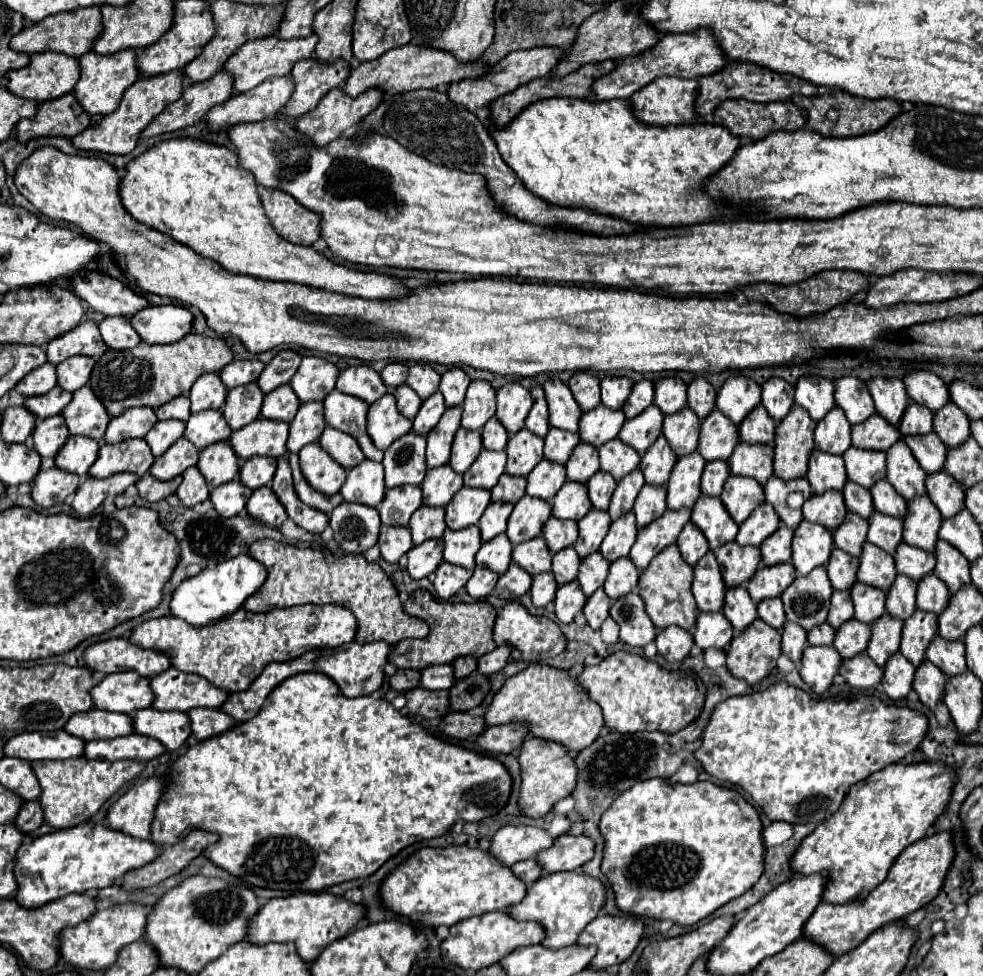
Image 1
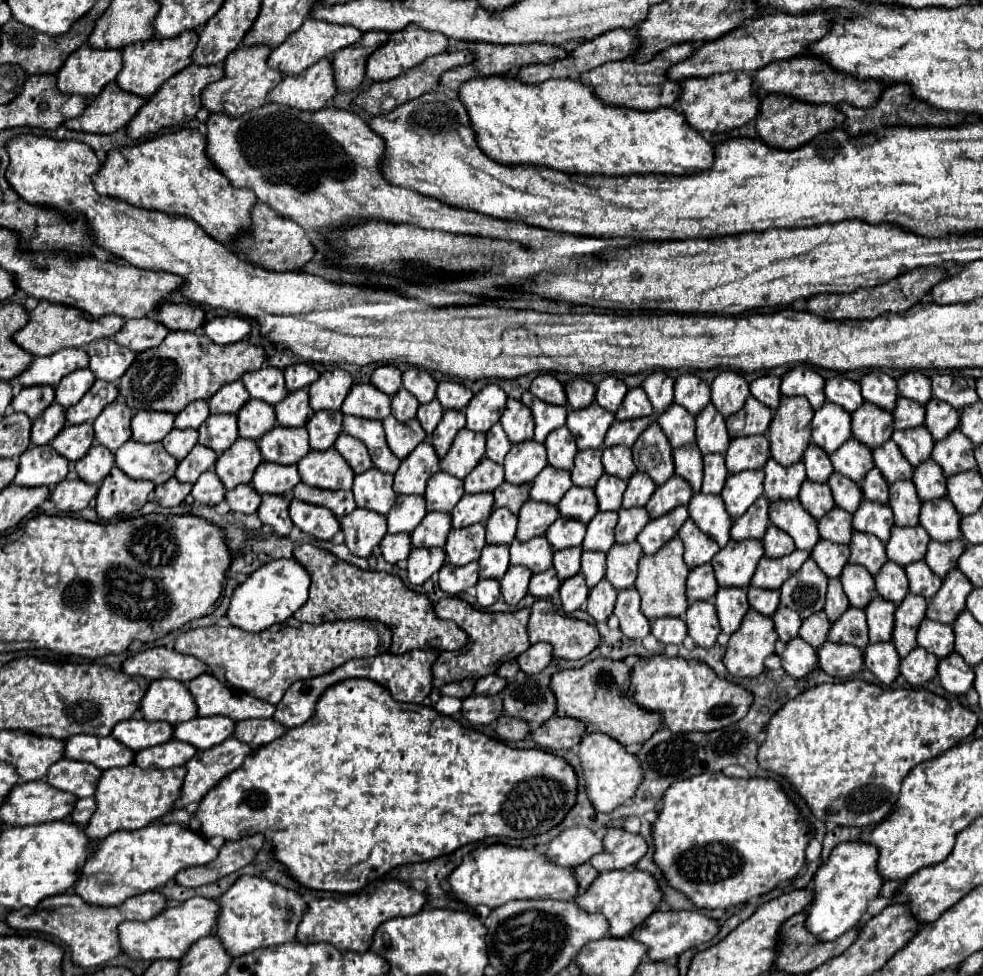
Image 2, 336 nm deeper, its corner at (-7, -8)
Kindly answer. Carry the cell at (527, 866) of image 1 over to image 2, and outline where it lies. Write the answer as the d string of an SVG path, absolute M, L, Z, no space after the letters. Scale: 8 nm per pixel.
M585 863L585 865L581 865L581 867L575 869L575 875L577 875L577 881L579 881L579 889L585 891L585 889L589 889L589 885L595 881L595 877L599 875L599 871L593 869L593 865Z

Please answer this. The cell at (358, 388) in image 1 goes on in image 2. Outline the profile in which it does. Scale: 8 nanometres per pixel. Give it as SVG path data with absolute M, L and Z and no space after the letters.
M371 383L365 385L353 385L349 391L347 399L343 401L345 415L355 415L363 419L379 419L383 421L385 417L391 415L391 397L381 393L377 387Z

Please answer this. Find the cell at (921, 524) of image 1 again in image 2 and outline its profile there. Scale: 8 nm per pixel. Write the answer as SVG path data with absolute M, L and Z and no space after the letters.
M897 481L889 485L889 505L895 515L895 525L919 525L921 501L913 487L913 481Z

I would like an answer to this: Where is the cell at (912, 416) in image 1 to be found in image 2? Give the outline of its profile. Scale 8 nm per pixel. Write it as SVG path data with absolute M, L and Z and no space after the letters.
M899 397L893 409L893 425L895 429L909 429L909 427L919 427L925 423L925 411L923 405L917 401Z

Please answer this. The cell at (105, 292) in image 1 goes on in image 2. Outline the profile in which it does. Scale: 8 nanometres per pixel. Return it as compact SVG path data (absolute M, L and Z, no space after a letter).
M163 303L157 311L157 317L171 331L195 331L205 323L205 311L199 305L189 303Z

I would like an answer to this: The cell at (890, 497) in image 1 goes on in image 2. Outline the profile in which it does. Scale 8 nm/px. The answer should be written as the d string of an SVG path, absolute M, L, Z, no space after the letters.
M877 467L867 471L867 475L863 479L863 497L869 501L877 501L877 503L889 501L889 485L885 483L885 479L877 471Z

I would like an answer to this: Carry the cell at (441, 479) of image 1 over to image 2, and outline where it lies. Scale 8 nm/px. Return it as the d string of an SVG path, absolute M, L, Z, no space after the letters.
M435 473L429 483L427 483L427 491L425 491L425 499L427 499L427 511L445 511L451 513L455 503L463 497L463 481L455 479L449 473Z

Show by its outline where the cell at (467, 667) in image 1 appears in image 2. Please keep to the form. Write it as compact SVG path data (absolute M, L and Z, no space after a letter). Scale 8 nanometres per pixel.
M507 661L507 663L503 663L503 665L499 667L497 675L505 677L507 681L513 681L513 679L515 679L515 675L517 675L517 671L519 671L519 665L517 665L517 661Z

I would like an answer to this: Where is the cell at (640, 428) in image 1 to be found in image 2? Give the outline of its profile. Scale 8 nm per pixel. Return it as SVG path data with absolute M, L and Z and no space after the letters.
M647 417L647 419L631 419L631 421L615 421L613 427L609 427L607 435L605 435L605 447L613 447L613 445L625 445L625 447L633 447L633 443L637 441L637 437L645 431L645 427L649 423L653 423L657 417Z

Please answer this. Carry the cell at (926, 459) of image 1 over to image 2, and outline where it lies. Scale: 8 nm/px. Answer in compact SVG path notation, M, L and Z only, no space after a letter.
M923 425L905 429L905 431L893 431L891 439L899 445L901 453L913 467L917 467L917 463L927 461L931 457L933 445L935 445L933 437L929 435L929 431Z

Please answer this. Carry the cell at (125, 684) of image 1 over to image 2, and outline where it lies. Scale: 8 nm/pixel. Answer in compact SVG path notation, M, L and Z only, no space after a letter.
M175 679L151 681L143 701L141 713L147 721L167 721L171 725L197 717L197 705L189 695L187 685Z

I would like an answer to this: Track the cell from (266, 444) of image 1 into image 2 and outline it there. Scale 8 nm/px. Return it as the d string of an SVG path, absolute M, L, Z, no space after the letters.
M281 425L273 427L259 439L259 449L265 461L281 465L293 465L311 451L305 427L291 429Z

